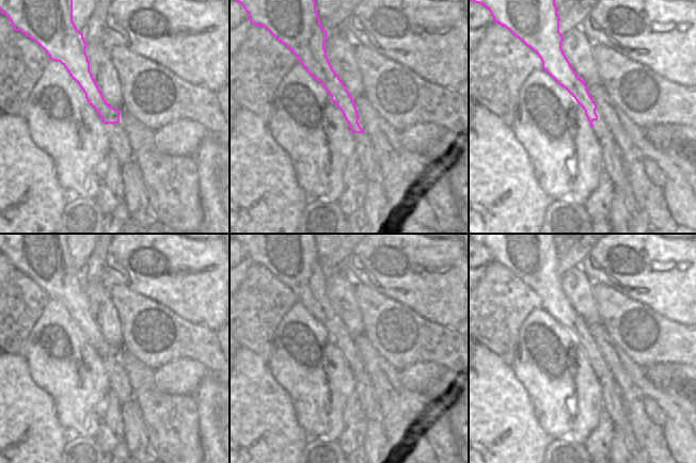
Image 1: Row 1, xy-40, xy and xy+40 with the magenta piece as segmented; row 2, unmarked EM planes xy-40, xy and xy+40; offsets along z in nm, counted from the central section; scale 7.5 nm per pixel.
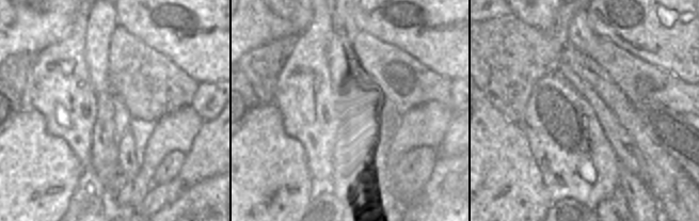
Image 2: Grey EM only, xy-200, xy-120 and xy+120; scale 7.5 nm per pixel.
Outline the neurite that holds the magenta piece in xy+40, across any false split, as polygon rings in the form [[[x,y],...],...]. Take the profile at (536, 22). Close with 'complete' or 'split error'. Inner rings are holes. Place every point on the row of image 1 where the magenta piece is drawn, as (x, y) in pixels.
[[[469,0],[484,5],[492,15],[493,22],[505,27],[525,46],[531,48],[541,60],[542,69],[560,86],[563,86],[585,111],[600,144],[615,143],[613,134],[606,126],[596,102],[591,98],[587,85],[576,75],[566,58],[561,43],[564,35],[559,32],[559,16],[555,0]]] | split error

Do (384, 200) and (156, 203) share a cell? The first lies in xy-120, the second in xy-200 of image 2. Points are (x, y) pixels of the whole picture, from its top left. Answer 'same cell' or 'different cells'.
same cell

